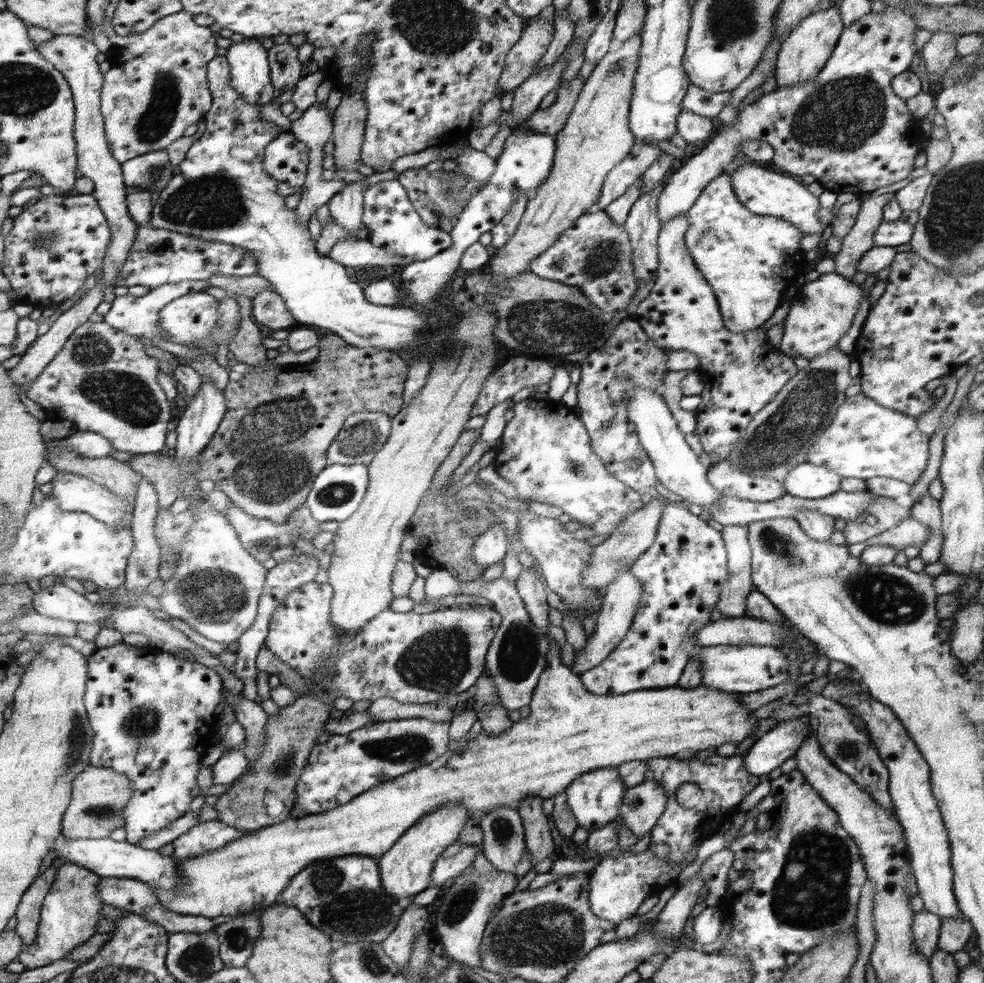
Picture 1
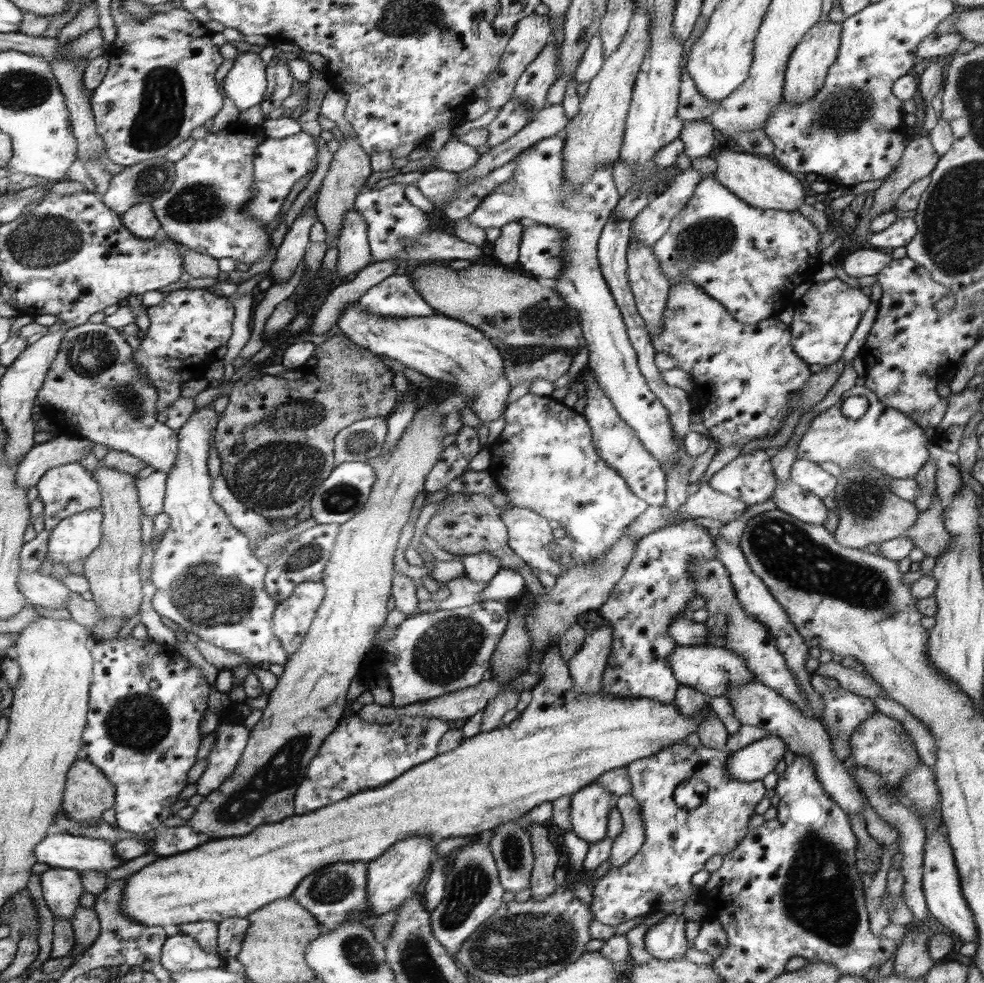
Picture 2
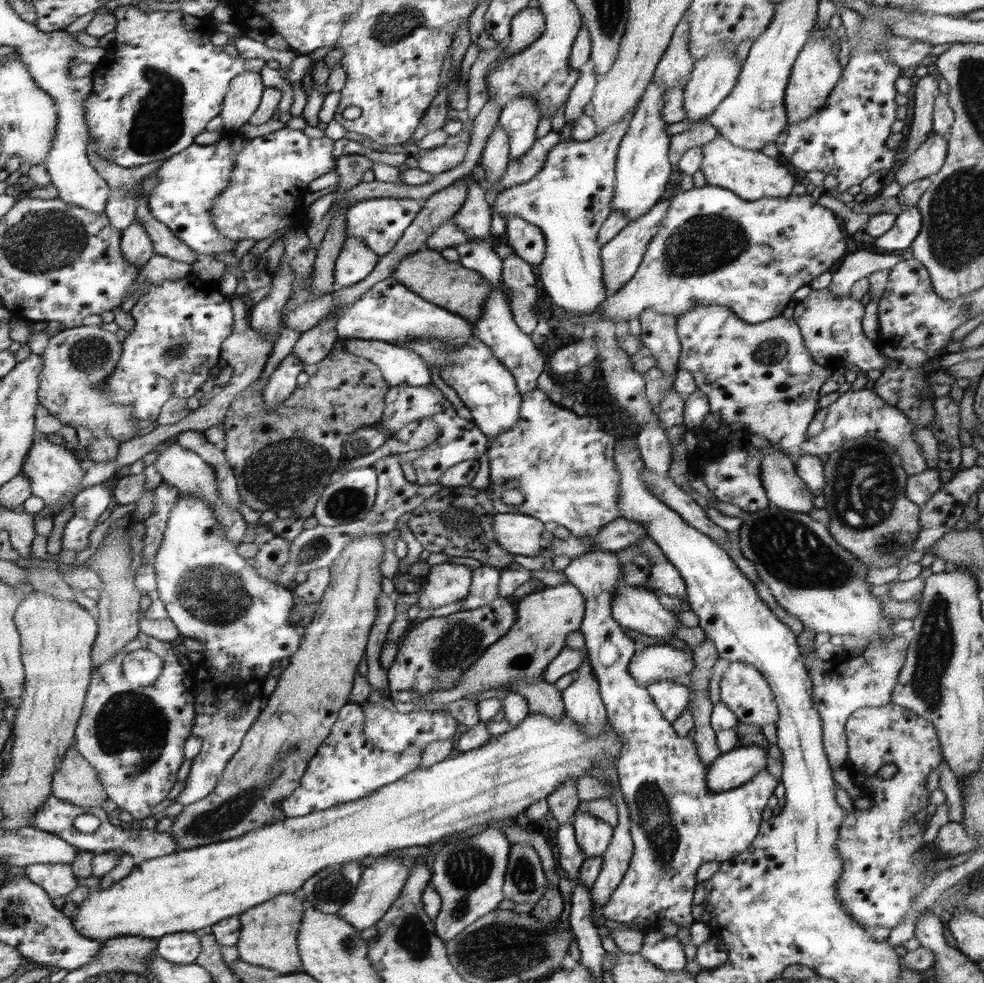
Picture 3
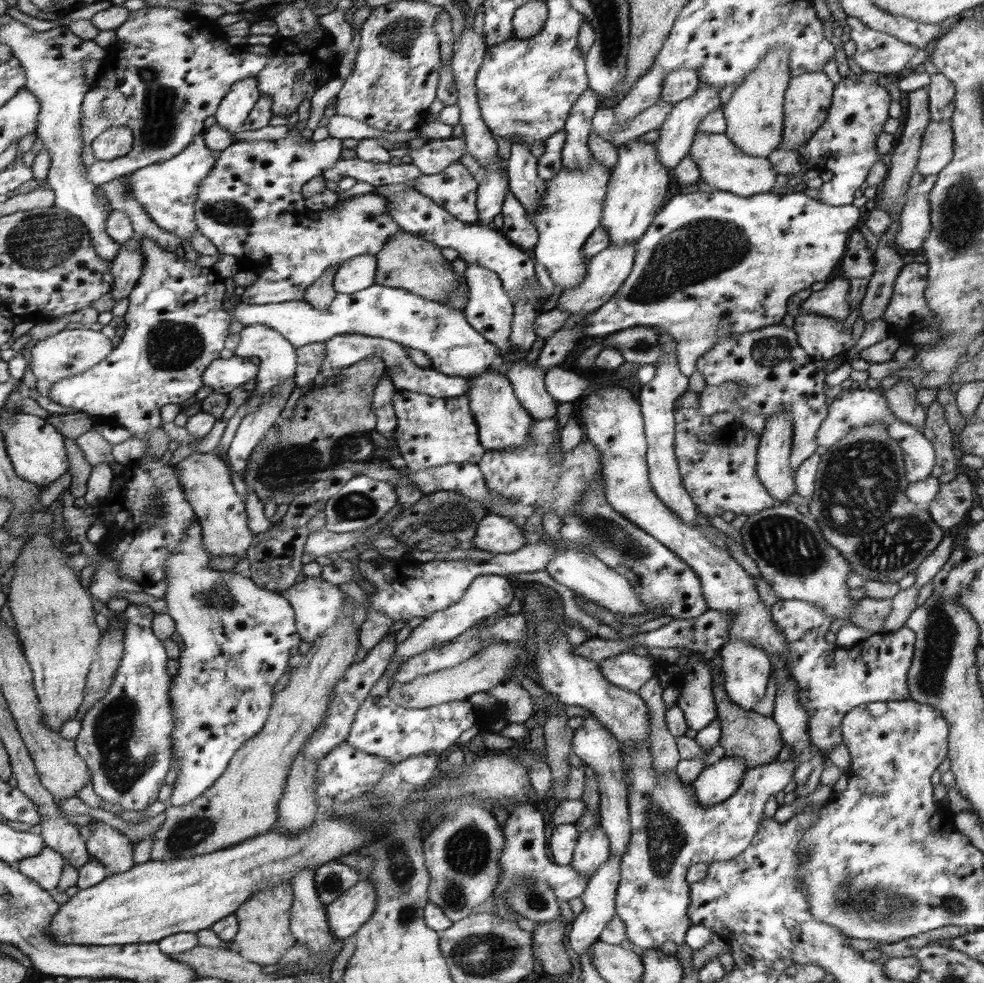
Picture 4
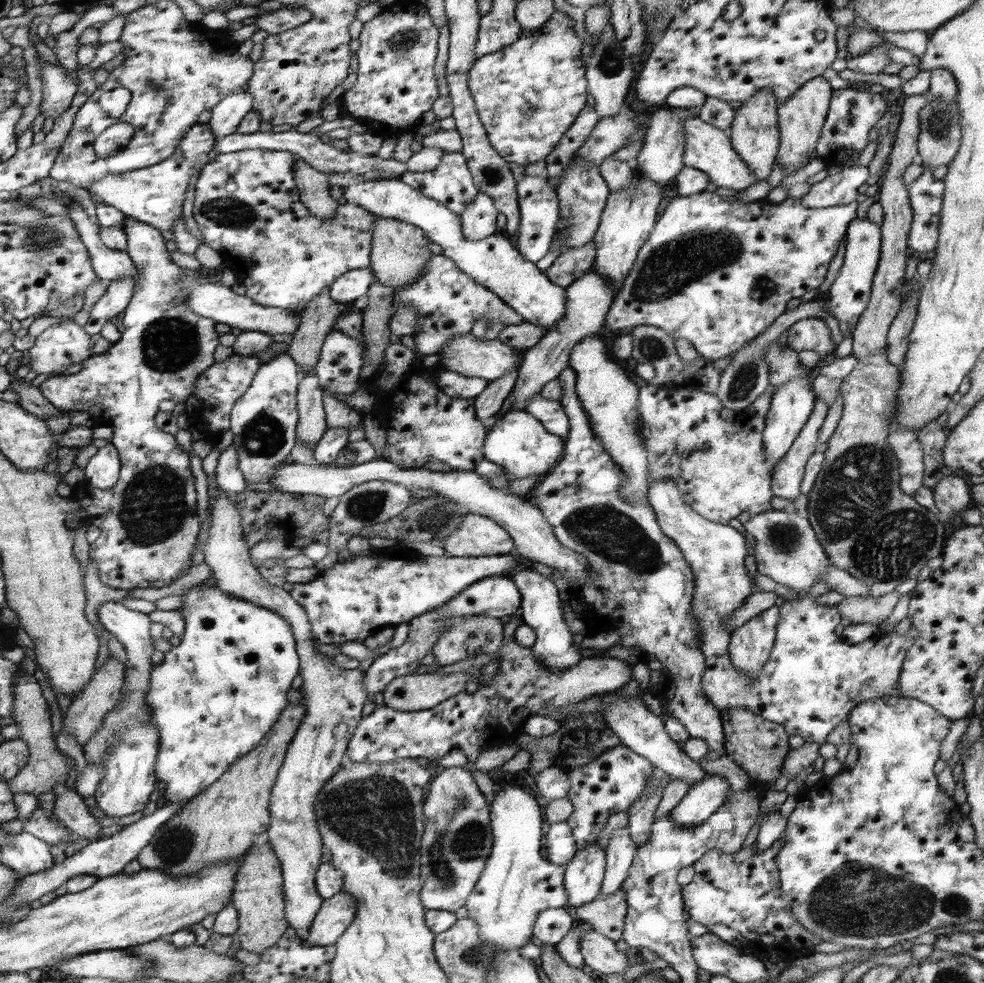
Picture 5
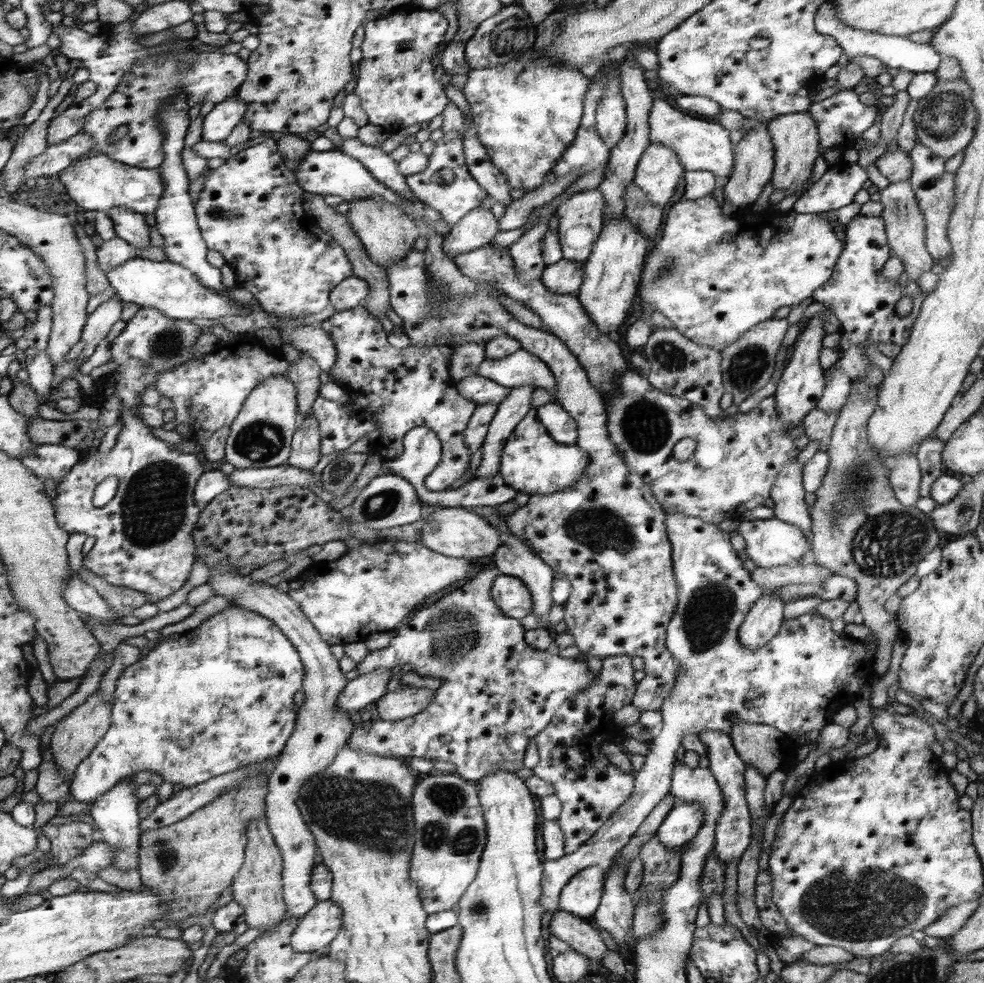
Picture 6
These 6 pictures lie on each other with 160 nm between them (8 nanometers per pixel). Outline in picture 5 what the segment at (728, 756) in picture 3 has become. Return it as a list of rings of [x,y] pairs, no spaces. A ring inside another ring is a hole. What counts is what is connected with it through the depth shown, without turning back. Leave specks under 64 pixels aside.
[[[706,775],[699,783],[692,786],[670,812],[673,820],[681,827],[702,825],[724,805],[726,795],[731,790],[729,782],[723,776]]]

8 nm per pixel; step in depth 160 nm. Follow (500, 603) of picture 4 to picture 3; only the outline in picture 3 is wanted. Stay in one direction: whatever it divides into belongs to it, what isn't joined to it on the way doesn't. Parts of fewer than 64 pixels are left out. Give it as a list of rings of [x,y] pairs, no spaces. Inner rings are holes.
[[[481,565],[471,571],[471,585],[469,593],[464,598],[464,607],[460,611],[480,608],[490,604],[499,596],[499,578],[501,571],[490,565]]]

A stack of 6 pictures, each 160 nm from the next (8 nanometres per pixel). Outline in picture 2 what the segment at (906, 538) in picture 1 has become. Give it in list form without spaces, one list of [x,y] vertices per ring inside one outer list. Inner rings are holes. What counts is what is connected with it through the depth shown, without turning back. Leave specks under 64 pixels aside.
[[[933,492],[931,506],[924,512],[919,512],[916,522],[903,534],[926,555],[934,558],[945,551],[951,539],[951,534],[943,523],[943,505],[944,502],[938,498],[937,492]]]

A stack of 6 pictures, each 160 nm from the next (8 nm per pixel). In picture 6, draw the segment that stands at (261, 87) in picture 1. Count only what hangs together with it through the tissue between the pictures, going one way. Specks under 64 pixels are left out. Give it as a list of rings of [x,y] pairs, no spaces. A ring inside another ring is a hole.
[[[236,96],[215,104],[203,118],[201,126],[203,139],[217,143],[228,139],[234,127],[243,121],[246,111],[247,104]]]

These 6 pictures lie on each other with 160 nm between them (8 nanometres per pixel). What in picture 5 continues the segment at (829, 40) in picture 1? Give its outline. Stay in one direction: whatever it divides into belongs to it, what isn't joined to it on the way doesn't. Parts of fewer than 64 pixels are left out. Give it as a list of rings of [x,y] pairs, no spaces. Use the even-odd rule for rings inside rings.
[[[820,75],[806,81],[797,91],[790,95],[788,100],[778,105],[780,136],[777,162],[785,168],[786,176],[806,166],[808,162],[816,157],[815,148],[829,111],[832,93],[833,89],[830,83]]]

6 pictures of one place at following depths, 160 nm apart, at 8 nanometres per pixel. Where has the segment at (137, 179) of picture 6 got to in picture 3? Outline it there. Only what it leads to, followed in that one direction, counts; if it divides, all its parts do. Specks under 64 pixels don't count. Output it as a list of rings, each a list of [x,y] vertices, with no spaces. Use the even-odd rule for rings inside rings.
[[[225,130],[221,140],[209,145],[191,144],[184,151],[172,155],[156,170],[158,183],[152,186],[147,204],[155,220],[162,222],[174,235],[196,253],[212,255],[232,249],[232,242],[224,238],[214,226],[210,211],[220,193],[228,187],[237,155],[250,142],[238,130]]]

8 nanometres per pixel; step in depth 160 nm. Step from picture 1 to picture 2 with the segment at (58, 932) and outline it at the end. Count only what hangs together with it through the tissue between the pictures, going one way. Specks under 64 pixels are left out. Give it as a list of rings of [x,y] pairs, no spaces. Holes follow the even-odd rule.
[[[50,867],[44,873],[39,874],[43,897],[53,916],[71,920],[75,910],[79,908],[80,896],[85,893],[84,881],[81,873],[72,869]]]

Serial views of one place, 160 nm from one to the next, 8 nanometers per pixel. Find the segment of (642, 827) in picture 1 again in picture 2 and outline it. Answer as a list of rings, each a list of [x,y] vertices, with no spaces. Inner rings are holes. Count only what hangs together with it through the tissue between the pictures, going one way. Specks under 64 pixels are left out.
[[[627,793],[618,797],[615,807],[623,818],[623,829],[620,836],[613,840],[609,858],[611,868],[626,864],[641,848],[645,841],[644,819],[641,813],[642,805]]]

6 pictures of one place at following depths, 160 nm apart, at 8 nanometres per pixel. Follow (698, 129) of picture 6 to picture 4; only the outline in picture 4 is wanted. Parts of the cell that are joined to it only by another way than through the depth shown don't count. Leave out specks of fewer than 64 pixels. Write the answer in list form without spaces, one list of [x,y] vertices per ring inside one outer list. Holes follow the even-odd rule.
[[[696,133],[689,155],[700,170],[701,180],[716,190],[730,192],[738,196],[754,196],[770,193],[778,185],[780,178],[773,171],[772,163],[761,156],[752,156],[742,152],[725,133]]]

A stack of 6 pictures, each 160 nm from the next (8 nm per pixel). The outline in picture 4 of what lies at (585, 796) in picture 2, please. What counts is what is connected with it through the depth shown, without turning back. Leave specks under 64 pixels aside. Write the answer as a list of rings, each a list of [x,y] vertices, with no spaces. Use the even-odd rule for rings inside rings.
[[[600,824],[579,833],[573,850],[572,865],[588,882],[611,855],[607,832]]]

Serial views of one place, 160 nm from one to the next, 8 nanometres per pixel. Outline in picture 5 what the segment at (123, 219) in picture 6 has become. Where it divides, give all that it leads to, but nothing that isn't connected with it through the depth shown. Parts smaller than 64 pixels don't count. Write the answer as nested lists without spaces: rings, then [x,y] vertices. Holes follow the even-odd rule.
[[[128,217],[128,219],[122,222],[124,226],[124,234],[127,238],[127,248],[125,252],[132,259],[132,263],[136,265],[139,280],[136,282],[136,289],[128,307],[126,308],[125,318],[122,320],[122,330],[120,340],[112,343],[112,346],[103,353],[99,353],[98,356],[92,356],[90,359],[85,360],[82,363],[82,369],[76,374],[69,375],[52,375],[48,379],[44,380],[40,384],[40,392],[48,399],[48,402],[55,406],[57,409],[66,411],[80,411],[89,412],[95,420],[100,423],[104,423],[112,427],[113,435],[110,438],[110,442],[117,448],[118,454],[121,458],[121,472],[120,479],[112,488],[108,490],[102,490],[92,486],[89,482],[79,482],[73,489],[72,499],[76,499],[81,507],[87,512],[82,514],[80,523],[87,531],[89,526],[96,526],[101,530],[98,539],[90,544],[89,555],[95,560],[94,565],[98,565],[99,577],[104,584],[111,586],[112,588],[131,590],[132,588],[162,588],[163,586],[172,584],[176,578],[182,576],[182,568],[184,568],[184,560],[188,560],[192,548],[194,548],[194,542],[196,542],[196,536],[198,536],[198,528],[200,528],[200,522],[196,518],[196,490],[194,490],[194,476],[190,472],[190,460],[188,460],[188,454],[180,450],[180,446],[176,444],[174,435],[167,433],[165,429],[162,429],[156,421],[156,416],[160,411],[160,404],[165,401],[174,401],[175,403],[185,402],[186,398],[192,394],[192,386],[195,386],[195,382],[199,376],[214,365],[214,350],[219,344],[219,333],[215,330],[217,322],[210,320],[210,318],[204,318],[200,314],[194,314],[187,305],[187,292],[181,287],[181,278],[183,278],[183,272],[185,268],[174,264],[171,253],[166,249],[165,243],[167,242],[162,237],[161,231],[158,231],[152,226],[148,226],[138,220]]]

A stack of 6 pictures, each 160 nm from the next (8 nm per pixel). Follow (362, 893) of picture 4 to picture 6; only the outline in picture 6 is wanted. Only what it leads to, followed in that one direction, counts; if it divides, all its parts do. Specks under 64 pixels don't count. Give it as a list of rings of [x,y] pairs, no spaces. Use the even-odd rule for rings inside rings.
[[[332,899],[317,901],[314,908],[299,920],[290,944],[298,953],[326,951],[341,933],[342,908]]]

